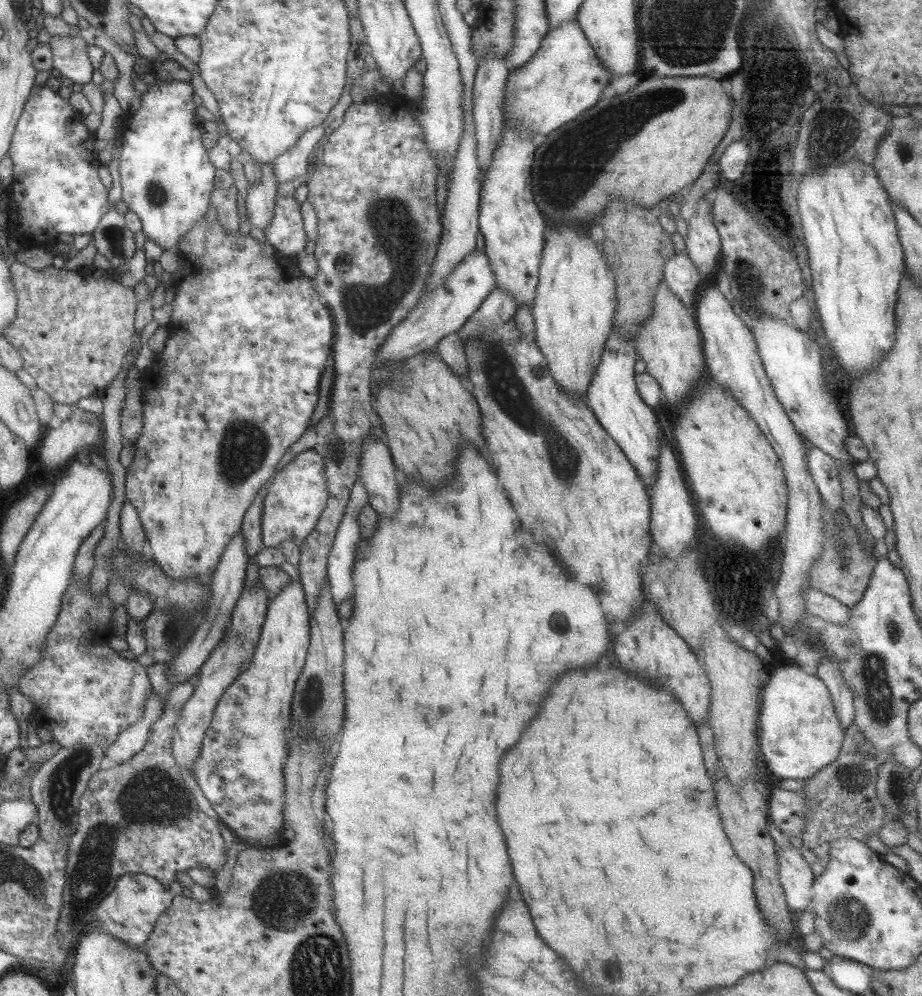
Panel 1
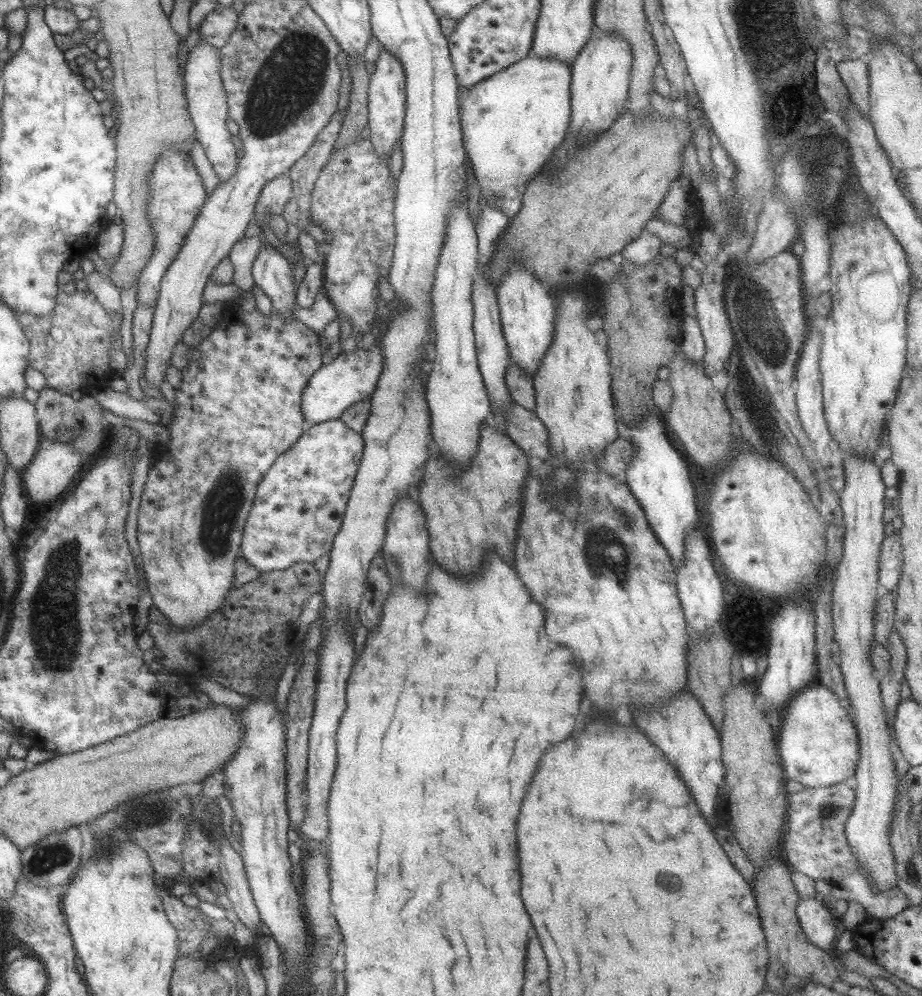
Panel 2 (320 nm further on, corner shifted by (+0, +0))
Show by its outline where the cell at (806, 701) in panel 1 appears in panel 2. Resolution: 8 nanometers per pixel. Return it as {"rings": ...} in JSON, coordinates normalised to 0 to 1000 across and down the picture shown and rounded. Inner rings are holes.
{"rings":[[[886,686],[868,693],[857,701],[846,716],[846,728],[841,738],[844,760],[852,783],[861,783],[875,791],[901,789],[914,785],[926,777],[932,763],[930,736],[920,713],[913,708],[911,701],[896,689]]]}

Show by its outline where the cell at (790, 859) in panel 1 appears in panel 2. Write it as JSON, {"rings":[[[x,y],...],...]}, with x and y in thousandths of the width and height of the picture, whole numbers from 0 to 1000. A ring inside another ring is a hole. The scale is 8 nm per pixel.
{"rings":[[[882,900],[875,904],[869,904],[867,902],[864,911],[862,911],[862,918],[869,934],[876,942],[876,946],[888,952],[890,955],[906,958],[903,948],[908,945],[909,937],[911,936],[911,929],[901,913],[895,909],[895,906],[887,900]]]}

